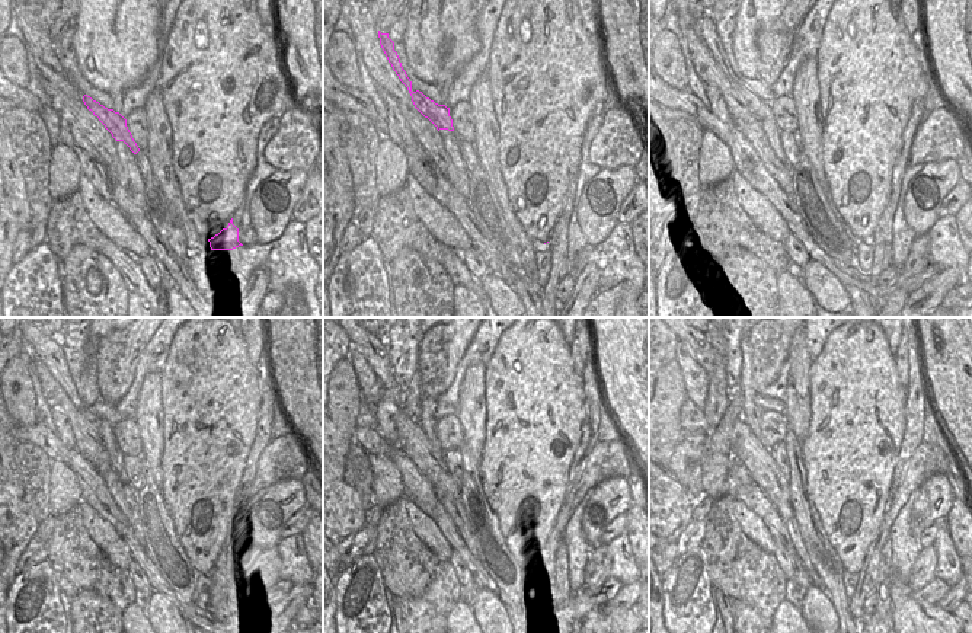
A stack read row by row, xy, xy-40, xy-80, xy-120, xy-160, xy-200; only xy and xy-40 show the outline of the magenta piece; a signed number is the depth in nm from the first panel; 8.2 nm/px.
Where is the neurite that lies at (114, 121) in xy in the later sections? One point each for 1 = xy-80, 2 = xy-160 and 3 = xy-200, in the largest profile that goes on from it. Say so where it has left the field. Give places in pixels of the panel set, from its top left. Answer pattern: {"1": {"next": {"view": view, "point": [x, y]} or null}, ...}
{"1": {"next": {"view": "xy-80", "point": [706, 28]}}, "2": {"next": {"view": "xy-160", "point": [373, 347]}}, "3": {"next": {"view": "xy-200", "point": [700, 347]}}}

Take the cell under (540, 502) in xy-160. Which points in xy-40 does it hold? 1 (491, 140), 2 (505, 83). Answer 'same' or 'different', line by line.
1: different
2: same

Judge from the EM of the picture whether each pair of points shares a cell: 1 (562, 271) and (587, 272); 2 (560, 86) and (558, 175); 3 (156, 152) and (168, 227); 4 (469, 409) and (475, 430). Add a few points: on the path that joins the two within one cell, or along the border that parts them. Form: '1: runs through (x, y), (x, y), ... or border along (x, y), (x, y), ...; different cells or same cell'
1: border along (571, 271), (568, 274); different cells
2: runs through (560, 108), (560, 153); same cell
3: border along (153, 175), (173, 213), (175, 223); different cells
4: runs through (472, 413), (473, 425); same cell

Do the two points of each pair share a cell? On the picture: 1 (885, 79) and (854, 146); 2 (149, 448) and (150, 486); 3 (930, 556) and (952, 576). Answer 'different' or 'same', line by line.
1: same
2: different
3: different

